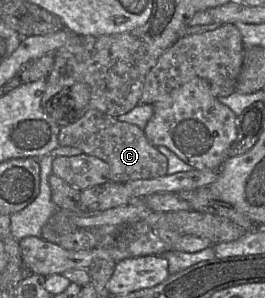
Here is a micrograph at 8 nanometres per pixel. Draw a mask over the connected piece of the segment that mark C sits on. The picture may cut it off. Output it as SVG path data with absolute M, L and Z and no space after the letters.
M90 109L74 123L61 127L58 134L59 146L79 148L83 153L95 156L110 167L110 181L125 183L140 179L153 179L168 175L168 159L147 139L144 130L138 126L121 122Z

